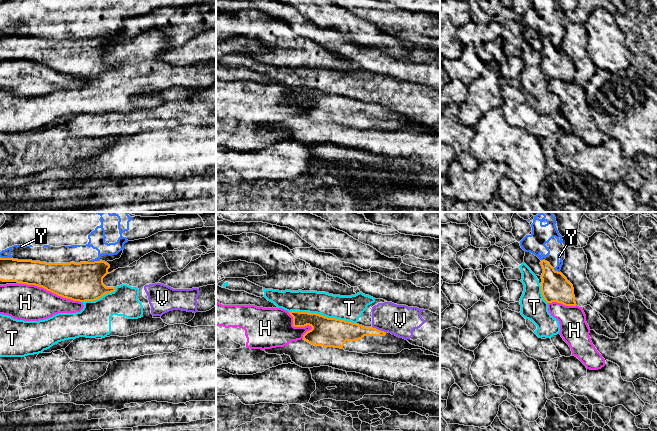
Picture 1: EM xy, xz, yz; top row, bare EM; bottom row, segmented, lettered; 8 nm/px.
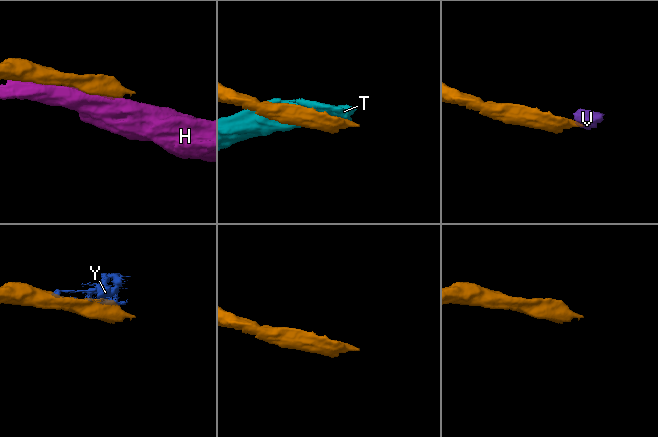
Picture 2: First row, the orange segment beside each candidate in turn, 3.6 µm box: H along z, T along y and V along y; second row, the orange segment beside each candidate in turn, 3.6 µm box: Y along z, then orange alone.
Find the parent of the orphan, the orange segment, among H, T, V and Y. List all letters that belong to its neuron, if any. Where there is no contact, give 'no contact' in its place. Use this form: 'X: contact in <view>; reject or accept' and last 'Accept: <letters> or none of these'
H: contact in xy; reject
T: contact in xz; reject
V: contact in xz; reject
Y: contact in xy; reject
Accept: none of these

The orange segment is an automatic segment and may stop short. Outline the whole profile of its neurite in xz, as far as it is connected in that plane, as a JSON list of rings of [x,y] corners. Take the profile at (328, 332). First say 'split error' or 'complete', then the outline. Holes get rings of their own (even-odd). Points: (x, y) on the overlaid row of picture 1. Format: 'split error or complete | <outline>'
split error | [[[291,311],[289,314],[293,317],[294,327],[312,327],[303,335],[303,340],[314,346],[334,347],[362,354],[397,354],[404,349],[421,349],[426,355],[440,357],[437,353],[373,327],[364,327],[317,313]]]

